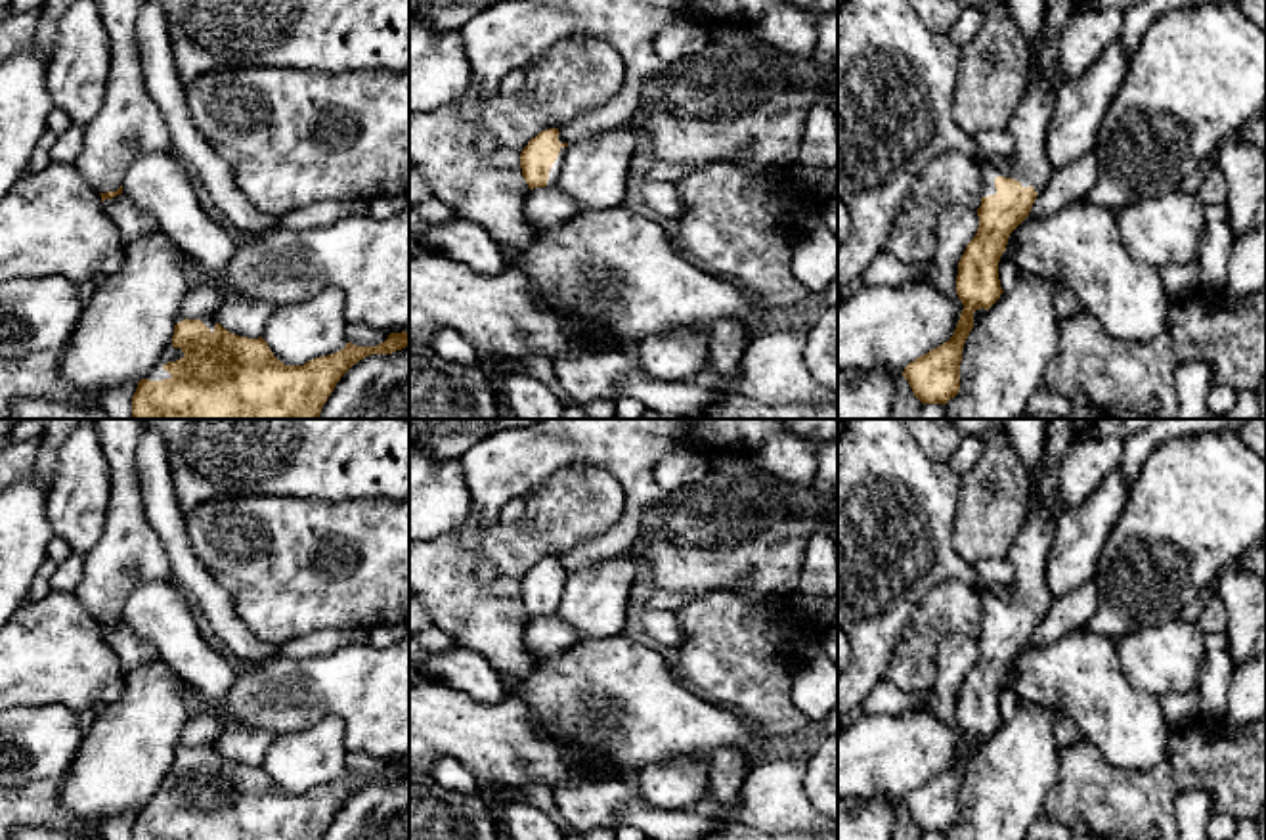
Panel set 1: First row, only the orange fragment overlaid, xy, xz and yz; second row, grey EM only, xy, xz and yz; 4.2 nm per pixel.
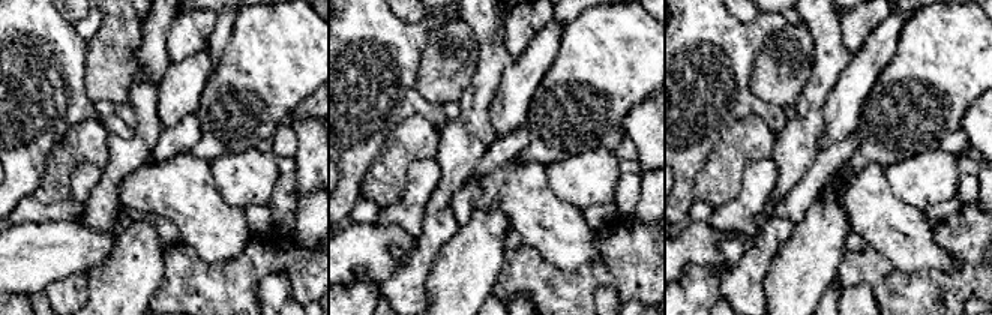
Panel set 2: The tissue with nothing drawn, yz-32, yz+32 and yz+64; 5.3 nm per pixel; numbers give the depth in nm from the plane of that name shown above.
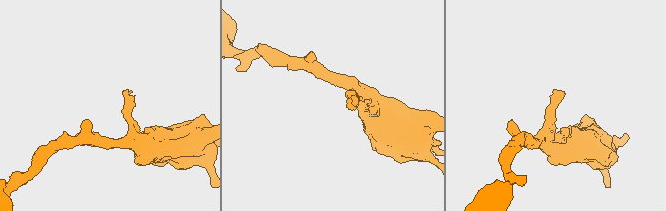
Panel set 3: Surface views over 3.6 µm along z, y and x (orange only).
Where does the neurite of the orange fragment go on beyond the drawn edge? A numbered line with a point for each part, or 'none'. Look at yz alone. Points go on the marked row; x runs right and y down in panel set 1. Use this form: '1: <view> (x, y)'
1: yz (1027, 127)

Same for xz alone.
1: xz (557, 167)

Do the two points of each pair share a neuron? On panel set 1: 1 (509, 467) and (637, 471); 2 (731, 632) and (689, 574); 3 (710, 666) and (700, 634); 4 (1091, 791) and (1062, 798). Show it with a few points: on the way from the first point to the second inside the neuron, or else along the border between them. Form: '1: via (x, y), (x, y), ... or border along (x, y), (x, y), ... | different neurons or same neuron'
1: via (542, 448), (605, 448) | same neuron
2: border along (744, 576), (731, 590), (708, 590), (698, 596) | different neurons
3: via (710, 659), (708, 641) | same neuron
4: via (1083, 795), (1069, 798) | same neuron

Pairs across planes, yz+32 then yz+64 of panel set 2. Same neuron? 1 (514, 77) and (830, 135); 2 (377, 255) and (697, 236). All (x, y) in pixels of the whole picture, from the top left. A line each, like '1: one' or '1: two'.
1: one
2: one

